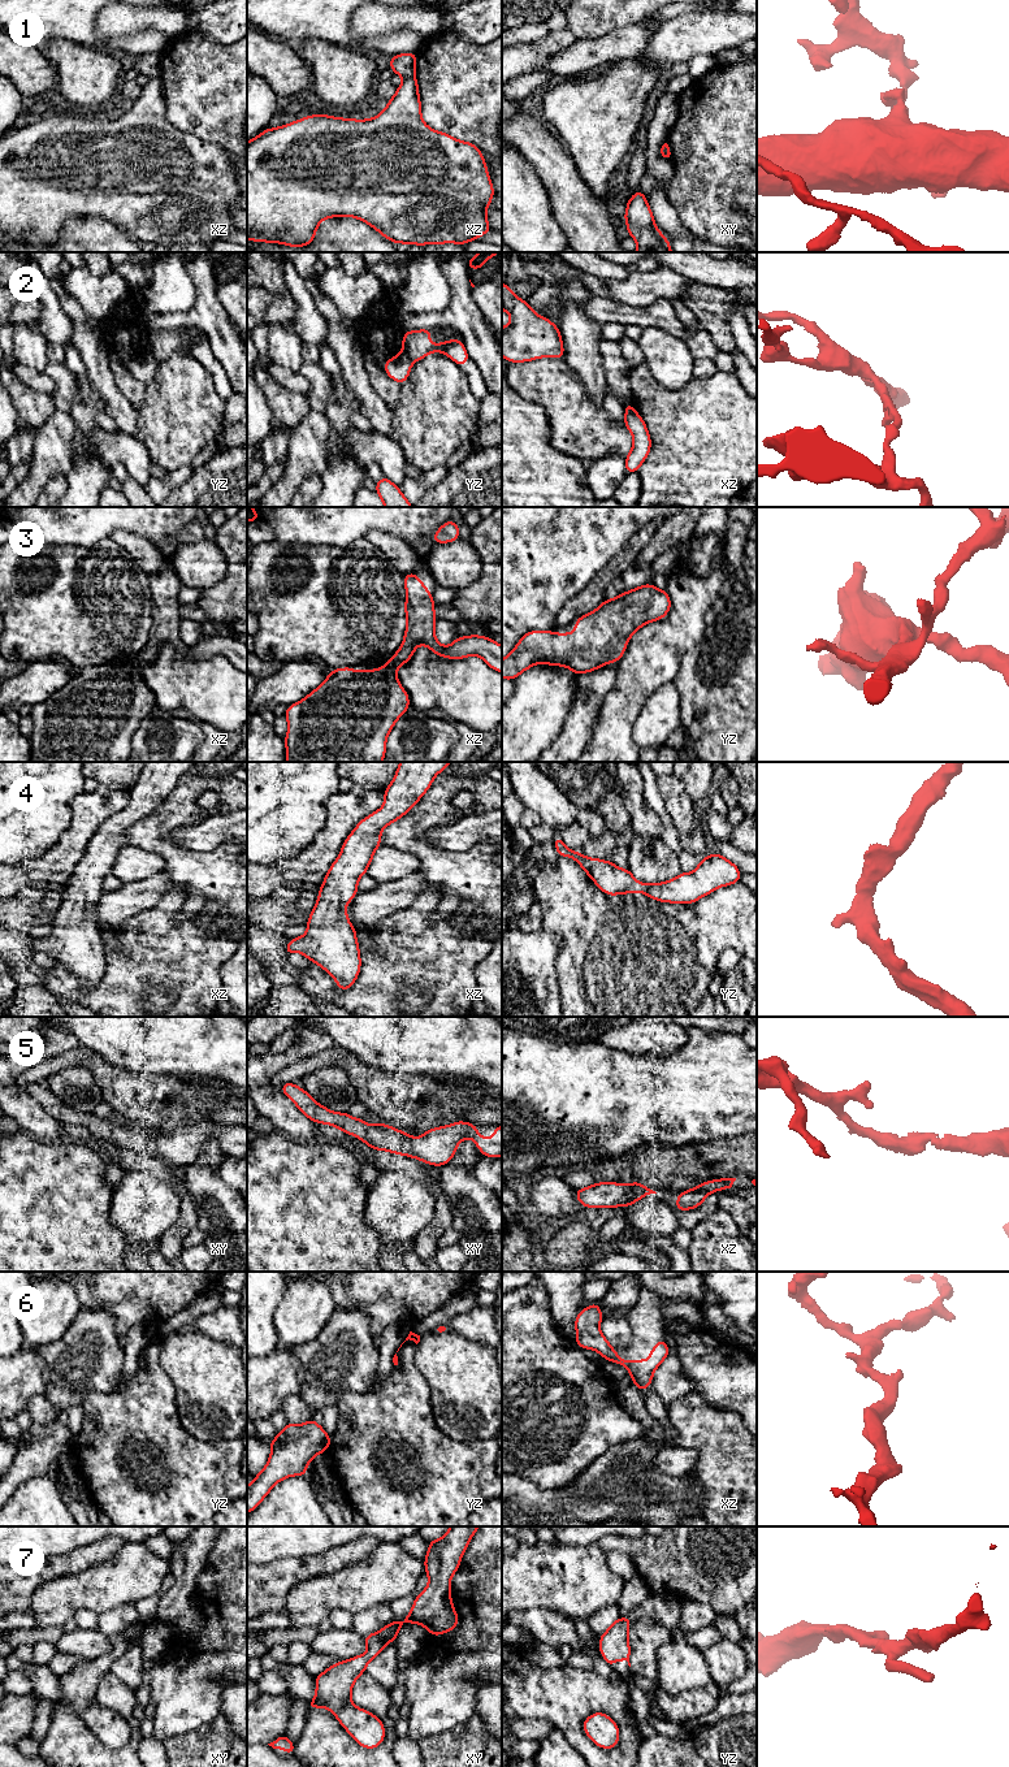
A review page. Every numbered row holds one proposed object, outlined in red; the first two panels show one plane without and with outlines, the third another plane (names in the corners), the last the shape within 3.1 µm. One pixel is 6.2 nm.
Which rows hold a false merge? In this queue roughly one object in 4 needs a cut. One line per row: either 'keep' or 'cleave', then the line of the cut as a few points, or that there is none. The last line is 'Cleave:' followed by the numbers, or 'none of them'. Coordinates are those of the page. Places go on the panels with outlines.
1: cleave; cut xz (406, 77), (414, 78)
2: cleave; cut yz (403, 351), (412, 362)
3: keep; cut none
4: keep; cut none
5: keep; cut none
6: keep; cut none
7: keep; cut none
Cleave: 1, 2

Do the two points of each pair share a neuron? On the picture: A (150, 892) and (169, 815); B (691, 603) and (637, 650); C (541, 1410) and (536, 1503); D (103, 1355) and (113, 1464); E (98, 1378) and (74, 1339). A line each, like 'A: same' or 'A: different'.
A: different
B: same
C: different
D: different
E: same

